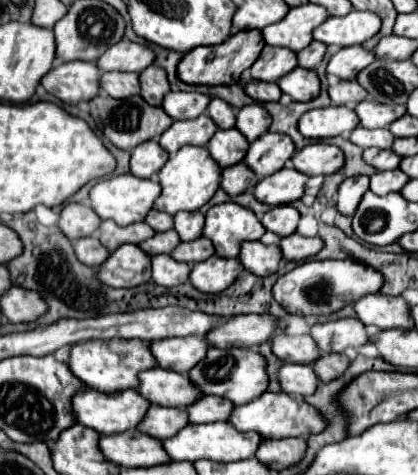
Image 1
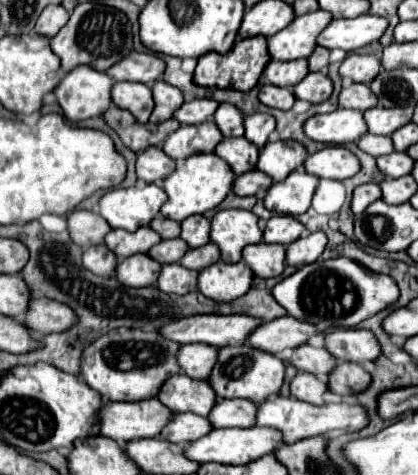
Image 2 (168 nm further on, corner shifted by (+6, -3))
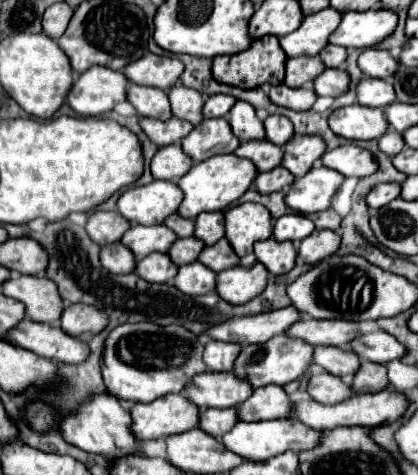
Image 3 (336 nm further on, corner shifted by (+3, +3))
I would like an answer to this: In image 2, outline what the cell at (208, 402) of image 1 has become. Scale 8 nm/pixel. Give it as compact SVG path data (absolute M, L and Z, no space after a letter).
M219 400L211 408L207 420L213 428L249 428L253 426L253 414L257 406L245 400Z

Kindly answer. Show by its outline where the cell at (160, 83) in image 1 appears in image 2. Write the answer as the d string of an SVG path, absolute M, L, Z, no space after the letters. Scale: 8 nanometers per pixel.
M157 80L157 82L151 86L151 92L153 92L155 108L153 108L151 116L149 116L149 122L153 122L153 124L171 118L175 106L181 106L181 104L183 104L183 94L181 94L181 90L177 90L175 86L171 86L171 84L163 82L163 80Z

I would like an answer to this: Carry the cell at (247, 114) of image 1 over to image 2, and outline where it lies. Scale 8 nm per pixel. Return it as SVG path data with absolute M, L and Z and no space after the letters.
M249 114L245 116L245 138L257 148L265 146L269 136L275 130L275 118L269 114Z

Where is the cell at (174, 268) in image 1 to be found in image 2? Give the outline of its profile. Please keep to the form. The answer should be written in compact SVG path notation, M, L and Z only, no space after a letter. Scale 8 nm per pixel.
M163 264L157 278L157 288L165 294L187 294L197 286L197 272L181 264Z

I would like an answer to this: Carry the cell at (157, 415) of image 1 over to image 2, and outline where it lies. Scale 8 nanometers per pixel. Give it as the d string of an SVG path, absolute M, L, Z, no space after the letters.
M183 412L183 414L173 414L157 438L163 438L163 440L175 442L175 444L185 444L185 442L205 436L209 430L211 430L211 426L209 426L209 422L205 422L203 416Z

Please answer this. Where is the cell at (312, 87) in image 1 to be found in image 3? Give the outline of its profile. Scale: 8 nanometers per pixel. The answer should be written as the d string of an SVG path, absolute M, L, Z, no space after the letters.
M328 68L314 80L314 90L318 96L338 98L344 92L348 92L348 86L350 86L350 76L344 68Z

